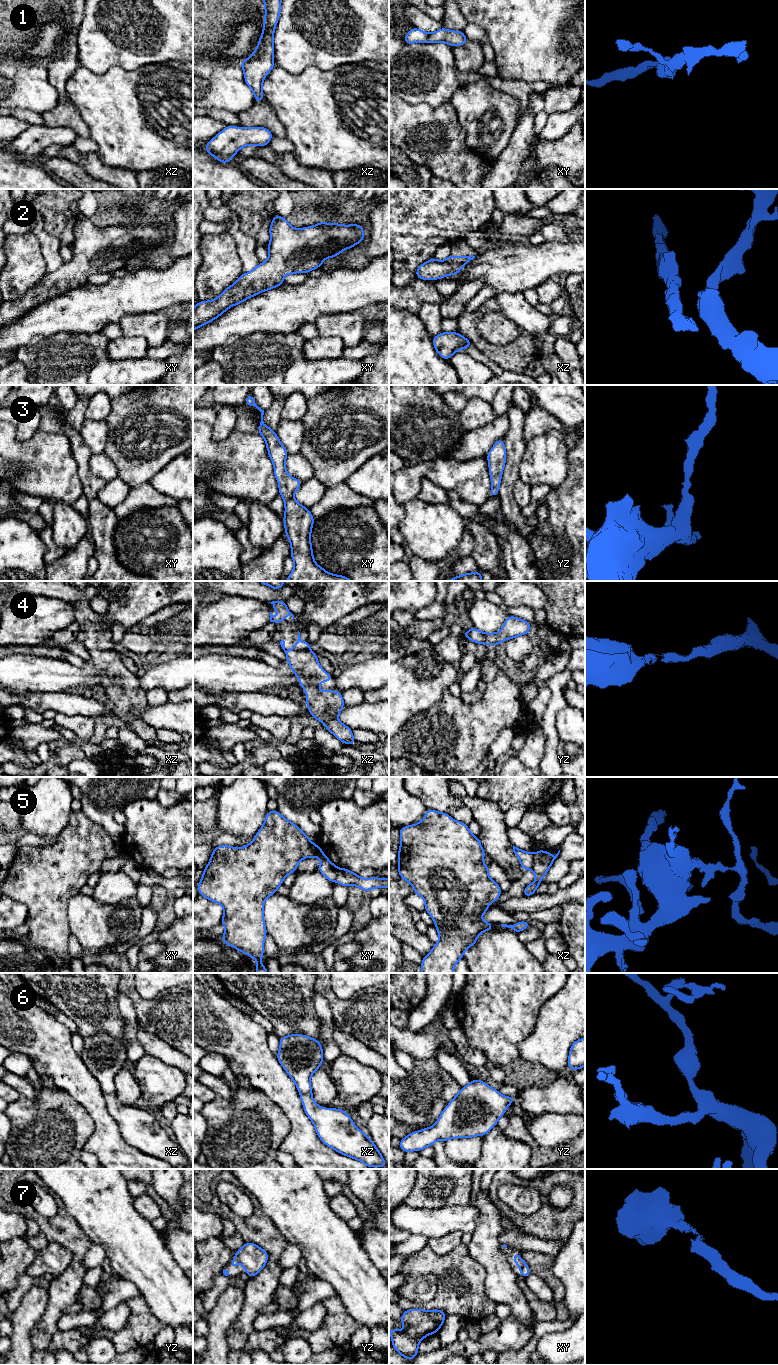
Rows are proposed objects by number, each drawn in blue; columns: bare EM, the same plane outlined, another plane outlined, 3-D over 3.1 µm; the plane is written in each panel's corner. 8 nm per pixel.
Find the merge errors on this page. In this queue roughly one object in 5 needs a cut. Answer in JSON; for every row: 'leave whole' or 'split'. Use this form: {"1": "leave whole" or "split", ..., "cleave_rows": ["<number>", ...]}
{"1": "leave whole", "2": "leave whole", "3": "leave whole", "4": "leave whole", "5": "split", "6": "leave whole", "7": "leave whole", "cleave_rows": ["5"]}

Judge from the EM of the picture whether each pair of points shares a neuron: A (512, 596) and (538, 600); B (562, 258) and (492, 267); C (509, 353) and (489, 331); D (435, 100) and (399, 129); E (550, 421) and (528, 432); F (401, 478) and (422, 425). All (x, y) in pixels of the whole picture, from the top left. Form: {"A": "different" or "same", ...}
{"A": "same", "B": "same", "C": "different", "D": "different", "E": "same", "F": "different"}

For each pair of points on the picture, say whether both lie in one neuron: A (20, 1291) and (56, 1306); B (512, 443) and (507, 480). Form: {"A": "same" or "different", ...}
{"A": "different", "B": "same"}

